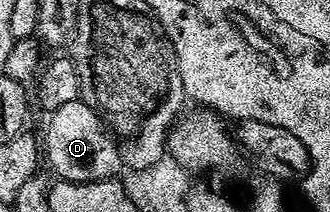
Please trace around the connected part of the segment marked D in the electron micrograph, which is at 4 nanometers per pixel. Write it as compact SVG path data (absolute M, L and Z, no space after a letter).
M80 100L63 104L63 108L48 115L49 127L43 138L43 154L49 157L49 166L58 179L66 182L108 182L123 170L121 151L101 115Z

